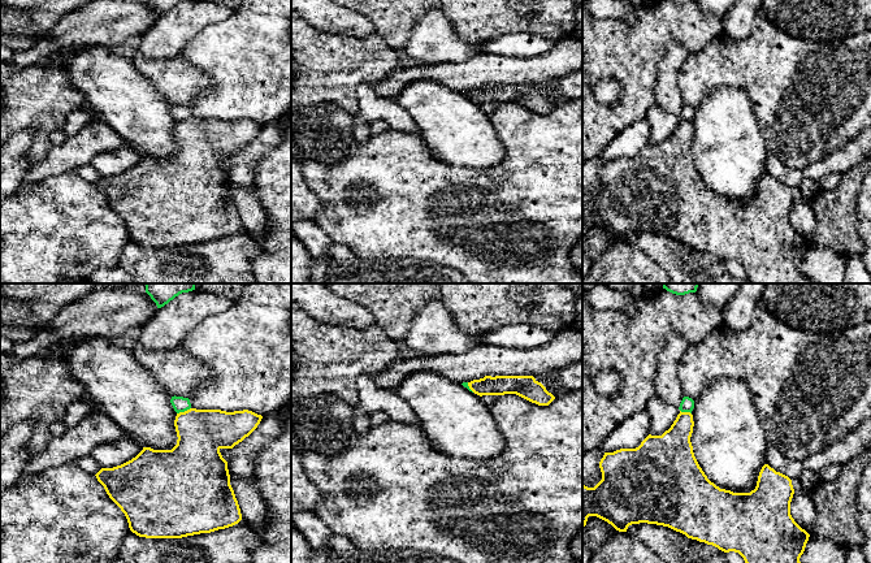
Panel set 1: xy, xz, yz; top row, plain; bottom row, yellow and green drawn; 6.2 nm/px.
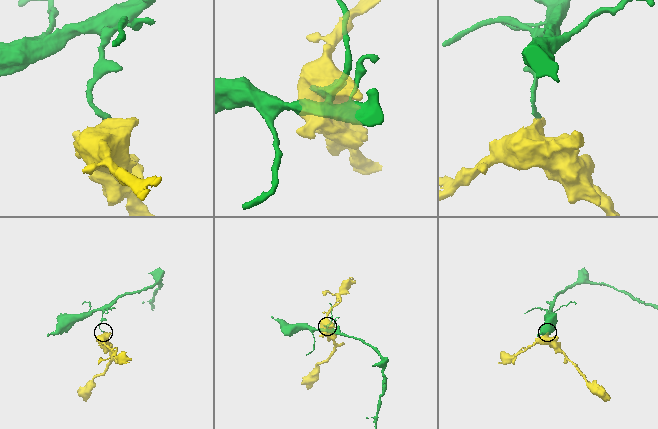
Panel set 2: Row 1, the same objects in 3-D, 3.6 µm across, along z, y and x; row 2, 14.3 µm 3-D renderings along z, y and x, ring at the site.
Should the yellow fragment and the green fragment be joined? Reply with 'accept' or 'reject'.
reject

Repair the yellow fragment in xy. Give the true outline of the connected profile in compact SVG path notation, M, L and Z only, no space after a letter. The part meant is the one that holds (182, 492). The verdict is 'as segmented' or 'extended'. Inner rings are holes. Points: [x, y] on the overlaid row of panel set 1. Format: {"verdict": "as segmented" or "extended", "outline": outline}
{"verdict": "as segmented", "outline": "M190 408L176 416L177 445L172 450L143 450L131 460L101 468L95 476L125 514L133 533L146 538L182 538L238 524L240 508L230 485L221 449L233 449L248 437L263 416L252 411Z"}

